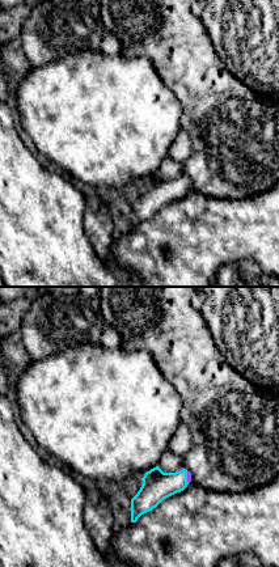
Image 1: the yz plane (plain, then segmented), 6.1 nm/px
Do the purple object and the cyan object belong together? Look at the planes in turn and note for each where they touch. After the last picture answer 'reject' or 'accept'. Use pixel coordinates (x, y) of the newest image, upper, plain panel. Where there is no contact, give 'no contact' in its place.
contact (187, 183)

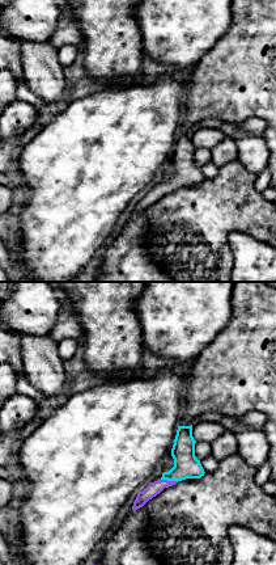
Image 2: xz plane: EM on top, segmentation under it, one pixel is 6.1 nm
contact (169, 188)

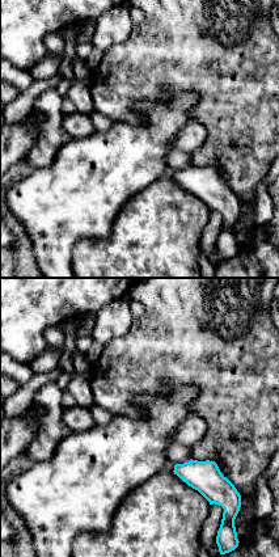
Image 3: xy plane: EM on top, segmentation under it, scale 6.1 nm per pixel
contact (187, 168)

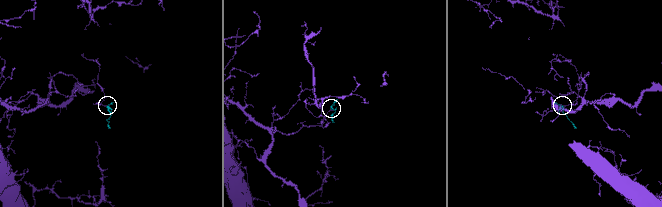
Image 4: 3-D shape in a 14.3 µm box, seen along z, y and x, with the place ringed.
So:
accept

